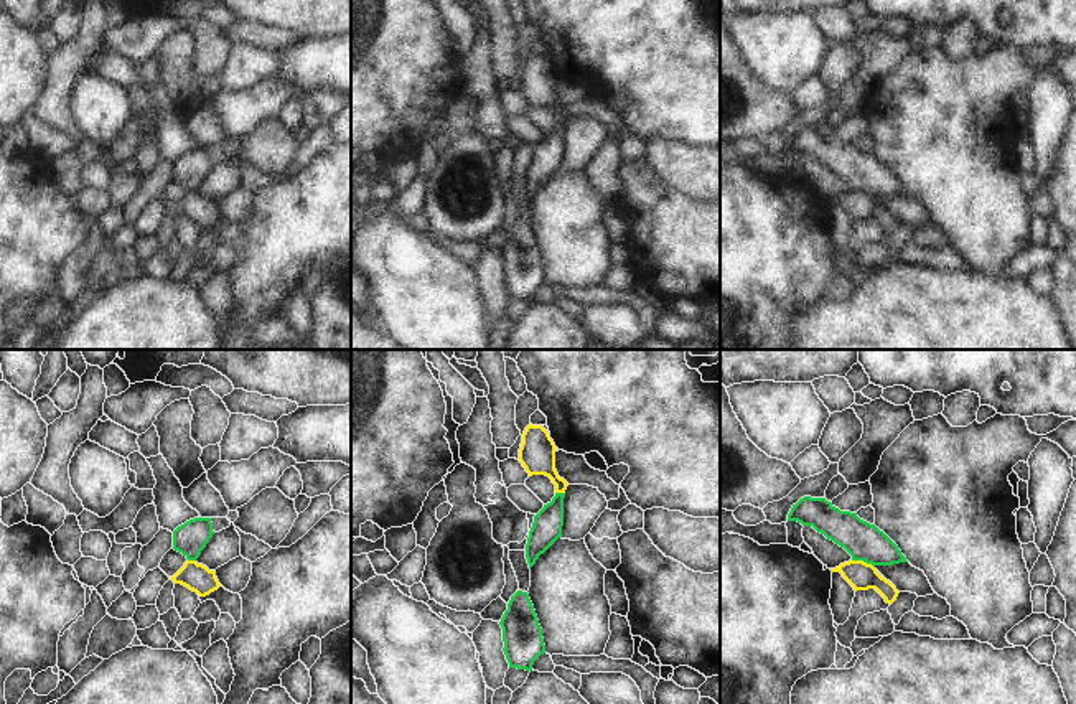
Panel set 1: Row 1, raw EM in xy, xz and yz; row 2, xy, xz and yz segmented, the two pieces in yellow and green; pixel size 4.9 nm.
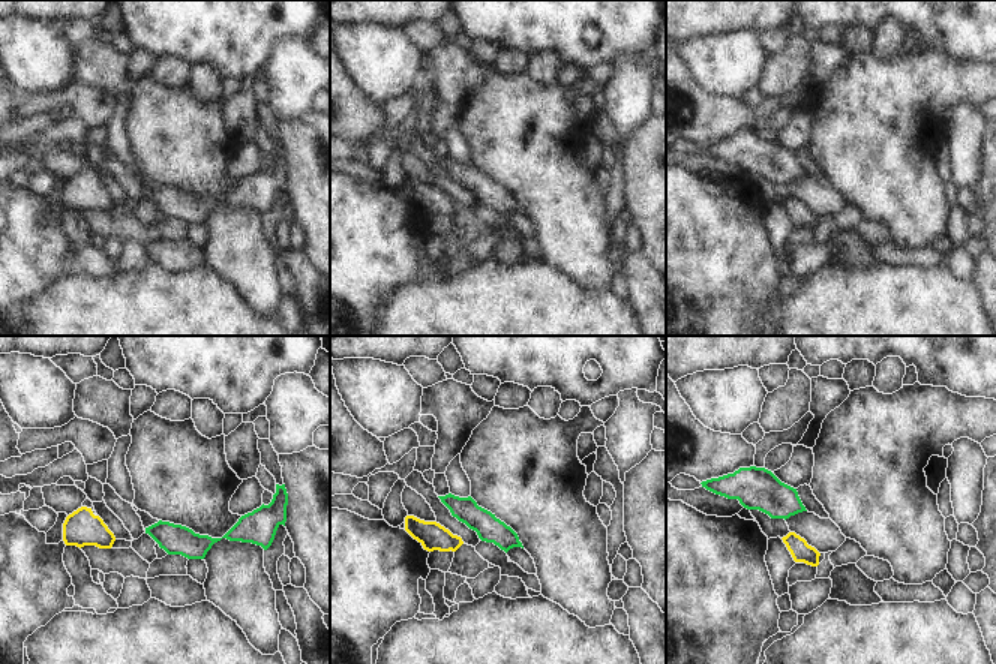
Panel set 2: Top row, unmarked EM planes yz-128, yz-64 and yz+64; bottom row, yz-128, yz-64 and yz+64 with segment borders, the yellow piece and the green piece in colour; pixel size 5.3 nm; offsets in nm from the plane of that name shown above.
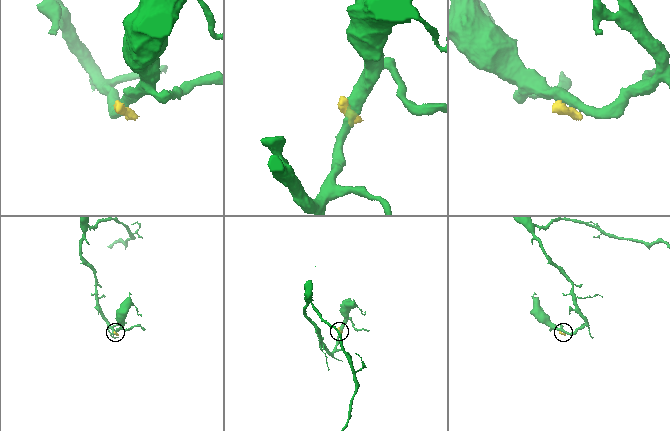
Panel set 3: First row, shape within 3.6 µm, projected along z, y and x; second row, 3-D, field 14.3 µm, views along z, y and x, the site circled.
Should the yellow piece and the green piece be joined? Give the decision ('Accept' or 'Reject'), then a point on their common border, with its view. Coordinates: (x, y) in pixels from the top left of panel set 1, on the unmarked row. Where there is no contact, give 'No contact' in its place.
Reject. Touches yellow at yz (862, 192).

